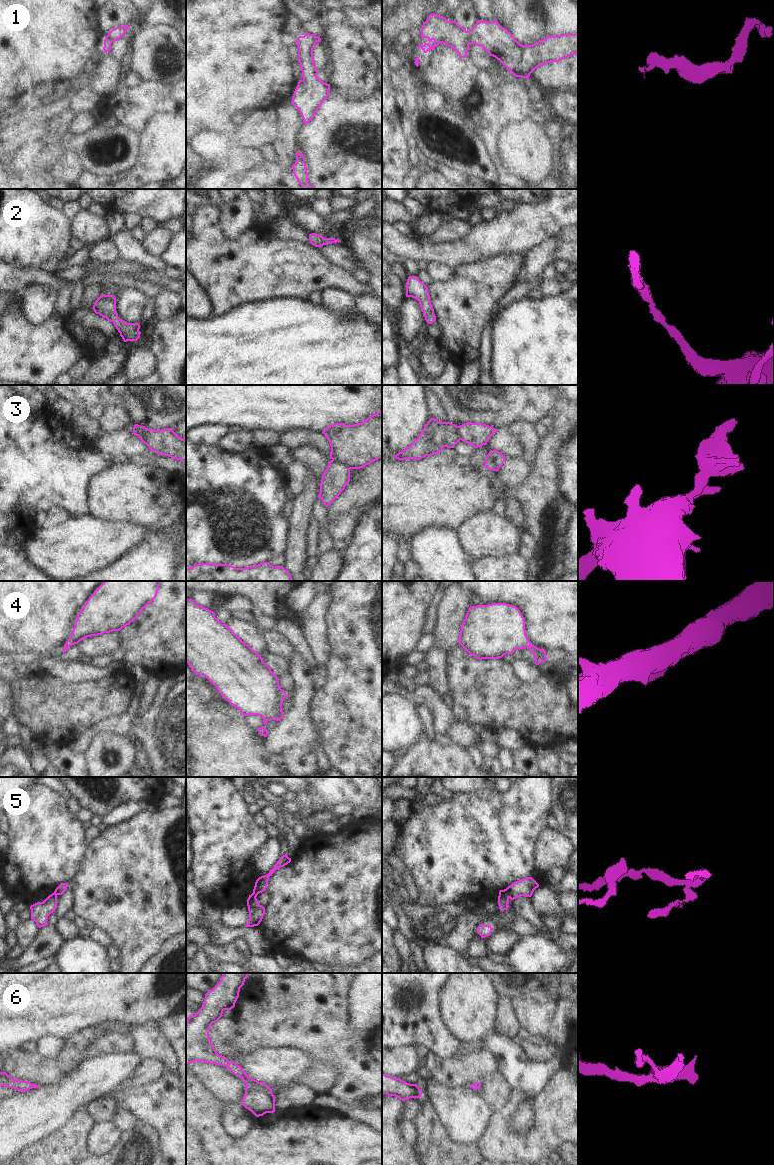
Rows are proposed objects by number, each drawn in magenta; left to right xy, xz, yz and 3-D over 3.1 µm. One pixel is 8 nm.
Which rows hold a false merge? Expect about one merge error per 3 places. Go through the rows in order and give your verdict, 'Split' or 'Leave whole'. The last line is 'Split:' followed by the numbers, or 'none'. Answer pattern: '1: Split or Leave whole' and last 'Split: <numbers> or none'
1: Leave whole
2: Leave whole
3: Split
4: Leave whole
5: Split
6: Leave whole
Split: 3, 5

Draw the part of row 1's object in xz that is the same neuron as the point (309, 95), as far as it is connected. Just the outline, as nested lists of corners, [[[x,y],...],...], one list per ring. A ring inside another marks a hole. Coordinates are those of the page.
[[[306,32],[304,36],[299,36],[295,43],[299,49],[298,60],[303,79],[298,82],[291,104],[299,110],[304,125],[315,117],[330,90],[330,84],[317,77],[318,69],[314,65],[313,57],[313,49],[317,42],[321,42],[319,36]]]

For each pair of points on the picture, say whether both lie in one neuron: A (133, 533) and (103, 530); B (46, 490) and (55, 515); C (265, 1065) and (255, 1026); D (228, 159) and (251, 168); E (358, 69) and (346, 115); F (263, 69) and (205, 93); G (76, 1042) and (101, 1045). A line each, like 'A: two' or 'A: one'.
A: one
B: two
C: two
D: two
E: two
F: one
G: two

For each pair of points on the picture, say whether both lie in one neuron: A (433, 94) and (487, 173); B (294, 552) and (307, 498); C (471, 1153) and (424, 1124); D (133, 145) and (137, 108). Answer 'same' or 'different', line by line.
A: different
B: same
C: same
D: different

